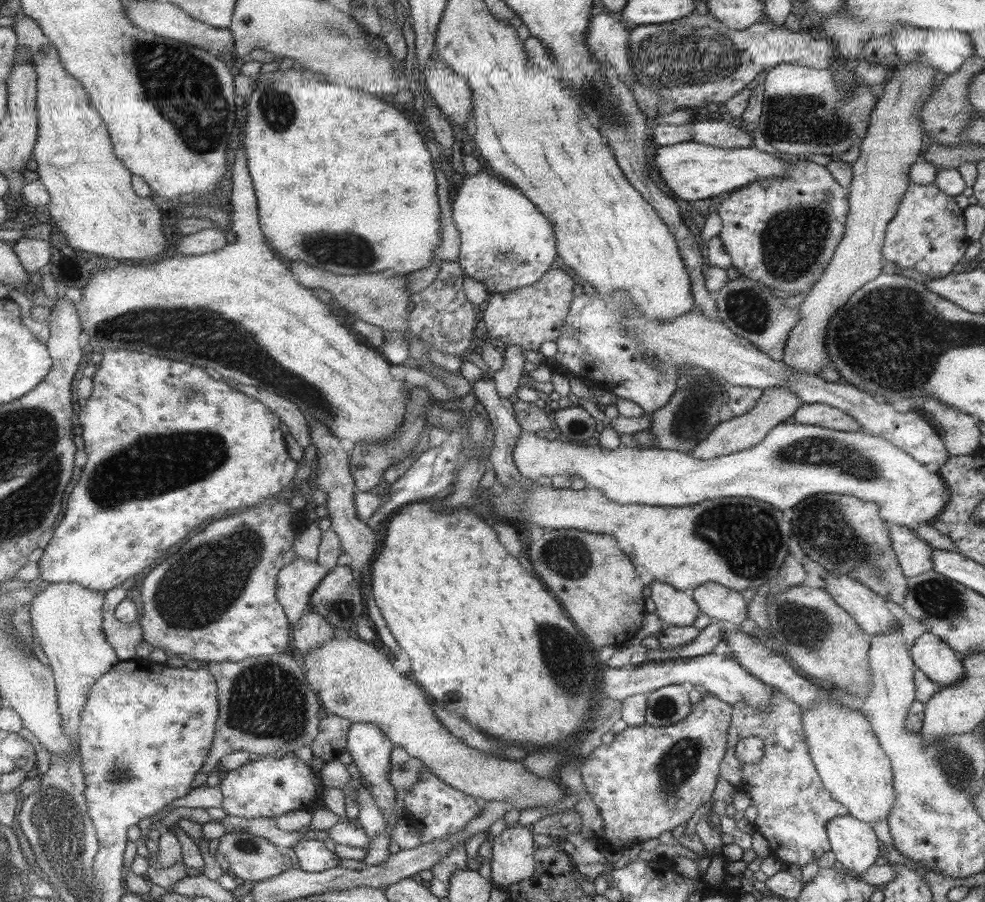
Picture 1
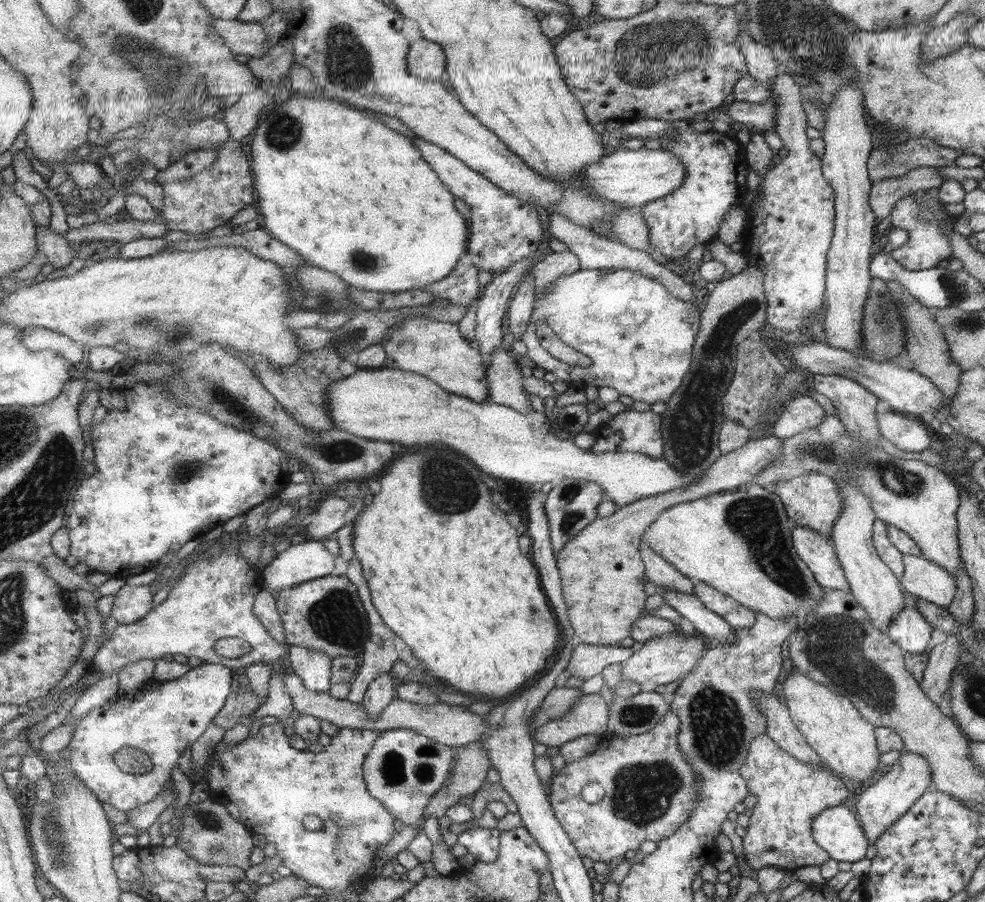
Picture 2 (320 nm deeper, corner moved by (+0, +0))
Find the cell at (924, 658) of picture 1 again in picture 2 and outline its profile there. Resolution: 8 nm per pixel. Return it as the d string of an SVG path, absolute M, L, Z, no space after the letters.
M903 606L903 610L891 618L887 628L891 642L903 652L913 654L927 652L926 645L932 631L930 623L925 622L918 610L911 606Z

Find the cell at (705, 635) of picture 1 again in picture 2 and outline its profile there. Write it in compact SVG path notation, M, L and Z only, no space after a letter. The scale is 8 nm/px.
M576 643L566 667L567 676L581 679L581 681L588 680L599 675L609 664L622 664L628 660L633 651L639 650L641 646L641 643L635 643L629 648L622 648L619 645L601 646Z

